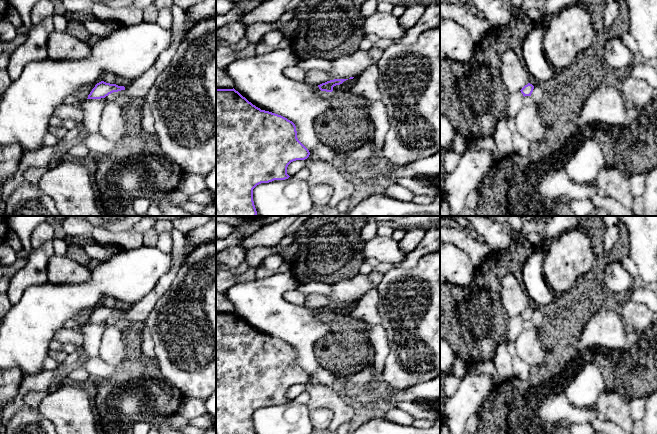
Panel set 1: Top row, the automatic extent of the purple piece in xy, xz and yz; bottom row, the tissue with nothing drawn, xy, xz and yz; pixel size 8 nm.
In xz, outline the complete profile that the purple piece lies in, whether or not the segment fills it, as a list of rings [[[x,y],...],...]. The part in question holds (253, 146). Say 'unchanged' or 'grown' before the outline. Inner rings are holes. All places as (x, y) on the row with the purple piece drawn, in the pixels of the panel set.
unchanged; [[[234,88],[216,89],[216,216],[256,216],[253,189],[261,183],[288,179],[288,165],[309,155],[309,150],[298,140],[292,121],[261,110]]]

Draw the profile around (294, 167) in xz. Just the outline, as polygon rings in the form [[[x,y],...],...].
[[[296,160],[291,162],[287,167],[287,174],[291,177],[298,173],[301,169],[305,167],[304,160]]]

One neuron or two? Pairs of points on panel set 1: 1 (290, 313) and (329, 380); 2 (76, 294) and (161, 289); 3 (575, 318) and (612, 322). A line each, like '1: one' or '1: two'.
1: one
2: two
3: two

